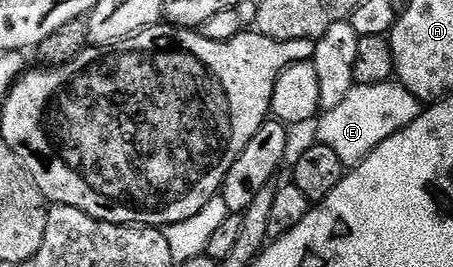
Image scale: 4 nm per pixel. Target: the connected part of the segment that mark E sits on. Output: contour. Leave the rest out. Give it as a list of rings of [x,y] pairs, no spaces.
[[[384,81],[382,85],[354,84],[353,90],[339,103],[339,107],[326,109],[320,114],[316,140],[331,147],[346,167],[361,164],[391,135],[403,131],[423,112],[422,102],[400,83]]]

